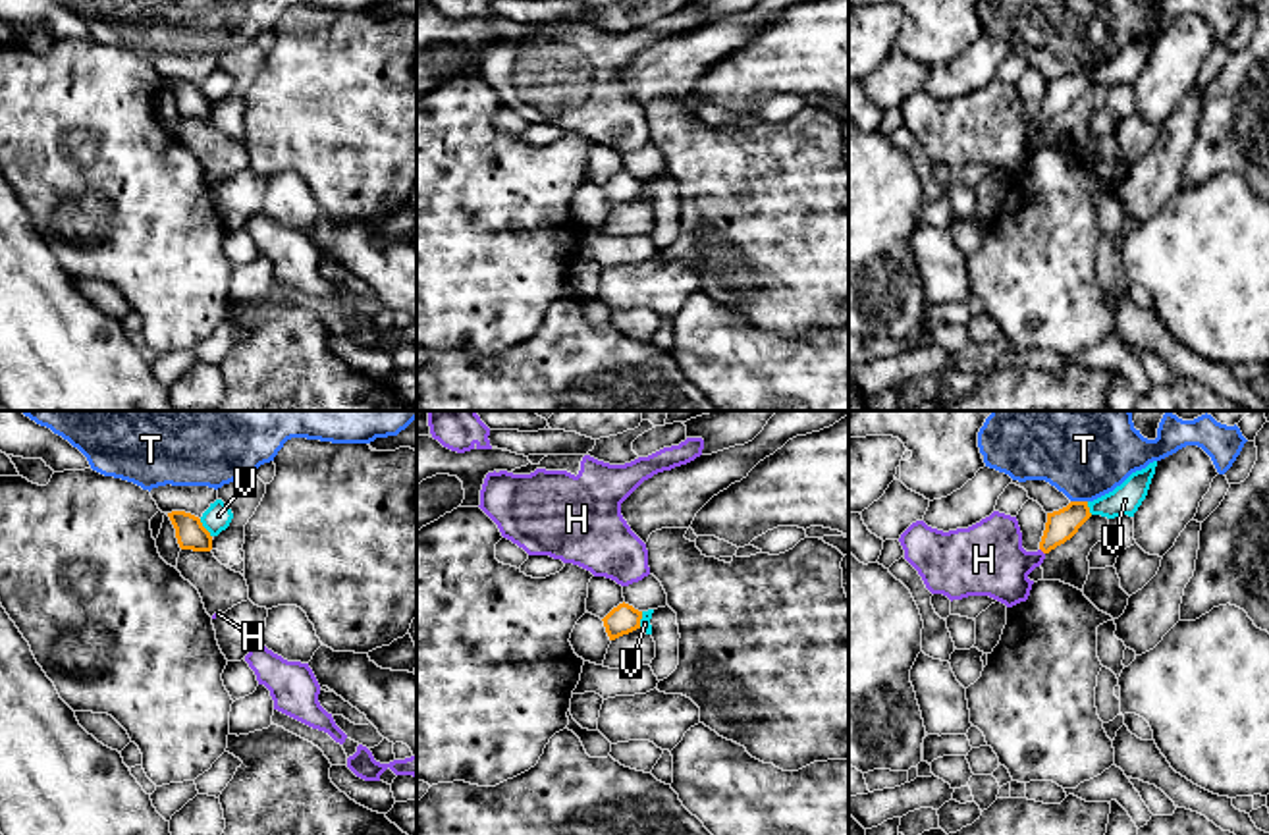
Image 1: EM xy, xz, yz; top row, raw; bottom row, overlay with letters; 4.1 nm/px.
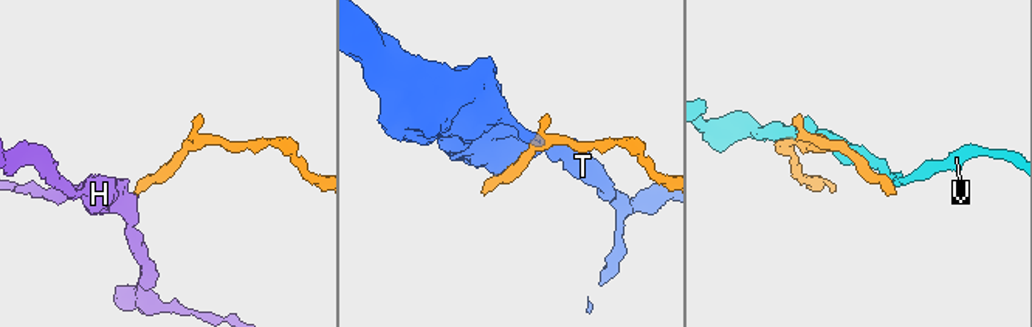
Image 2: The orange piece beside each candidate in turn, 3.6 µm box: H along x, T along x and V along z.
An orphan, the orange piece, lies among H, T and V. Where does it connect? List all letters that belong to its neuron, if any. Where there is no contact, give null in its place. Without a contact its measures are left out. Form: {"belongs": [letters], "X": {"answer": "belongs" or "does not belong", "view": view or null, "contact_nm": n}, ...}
{"belongs": ["H"], "H": {"answer": "belongs", "view": "yz", "contact_nm": 40}, "T": {"answer": "does not belong", "view": "yz", "contact_nm": 70}, "V": {"answer": "does not belong", "view": "xy", "contact_nm": 90}}

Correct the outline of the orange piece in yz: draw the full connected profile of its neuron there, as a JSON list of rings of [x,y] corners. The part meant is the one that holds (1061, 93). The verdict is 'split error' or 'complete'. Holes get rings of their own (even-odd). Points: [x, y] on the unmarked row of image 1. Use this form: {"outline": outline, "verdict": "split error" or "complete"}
{"outline": [[[1070,69],[1047,81],[1038,120],[1022,116],[1016,85],[993,79],[968,96],[937,98],[912,91],[899,106],[904,127],[918,139],[932,162],[951,170],[989,164],[1007,175],[1026,170],[1034,148],[1028,143],[1045,123],[1070,108],[1092,85],[1088,69]]], "verdict": "split error"}

